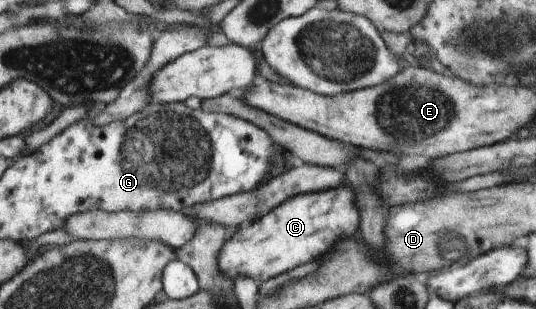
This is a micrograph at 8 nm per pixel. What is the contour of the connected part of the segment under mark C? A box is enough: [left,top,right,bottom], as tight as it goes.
[221,185,359,283]

